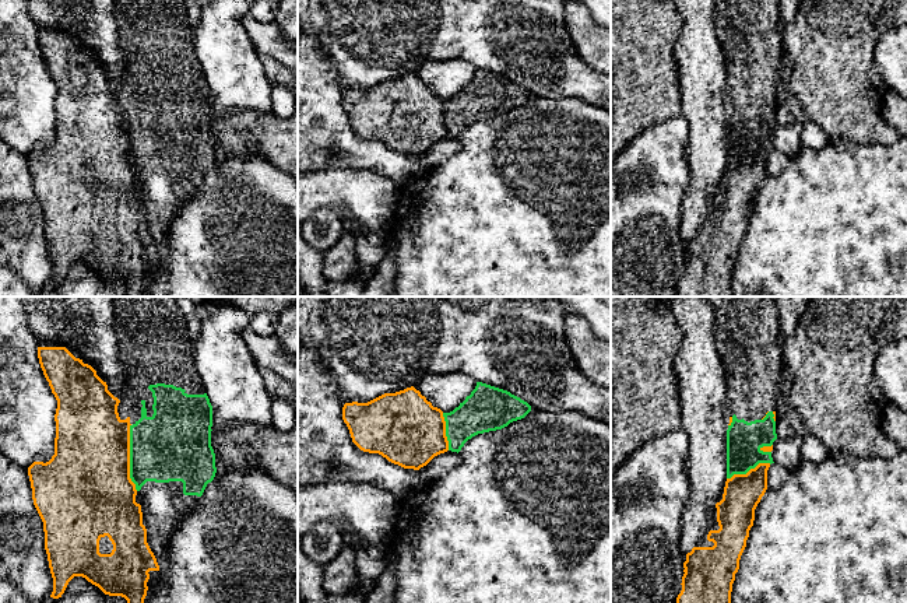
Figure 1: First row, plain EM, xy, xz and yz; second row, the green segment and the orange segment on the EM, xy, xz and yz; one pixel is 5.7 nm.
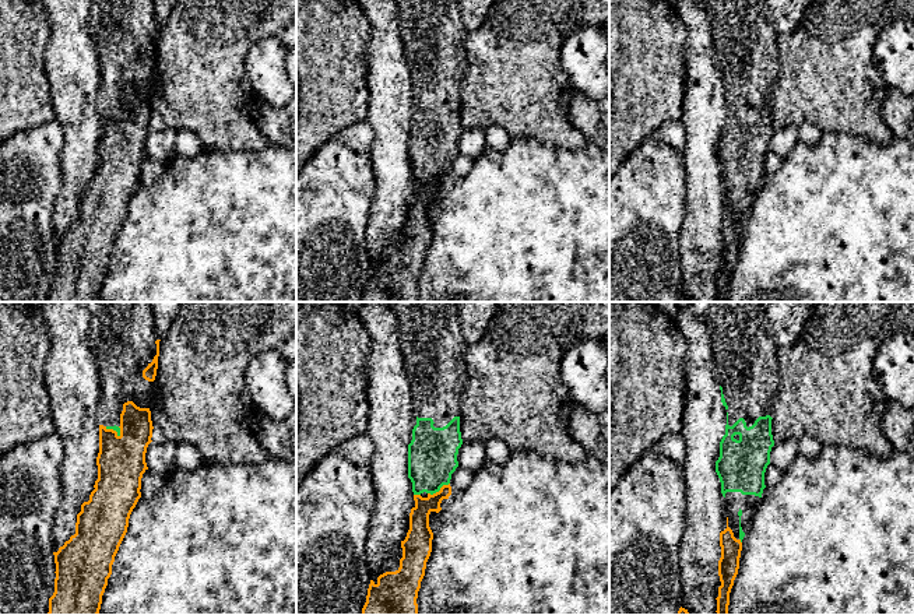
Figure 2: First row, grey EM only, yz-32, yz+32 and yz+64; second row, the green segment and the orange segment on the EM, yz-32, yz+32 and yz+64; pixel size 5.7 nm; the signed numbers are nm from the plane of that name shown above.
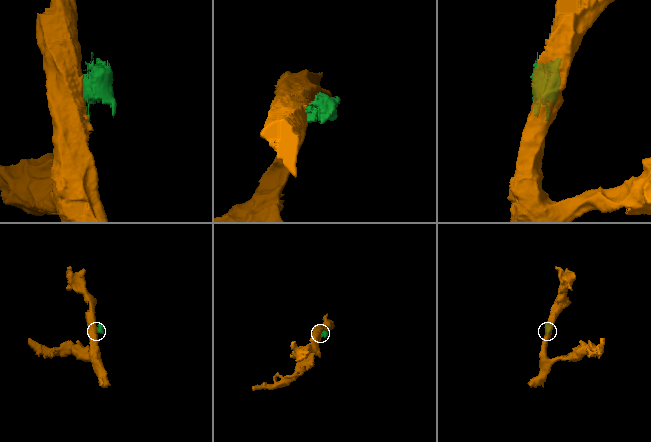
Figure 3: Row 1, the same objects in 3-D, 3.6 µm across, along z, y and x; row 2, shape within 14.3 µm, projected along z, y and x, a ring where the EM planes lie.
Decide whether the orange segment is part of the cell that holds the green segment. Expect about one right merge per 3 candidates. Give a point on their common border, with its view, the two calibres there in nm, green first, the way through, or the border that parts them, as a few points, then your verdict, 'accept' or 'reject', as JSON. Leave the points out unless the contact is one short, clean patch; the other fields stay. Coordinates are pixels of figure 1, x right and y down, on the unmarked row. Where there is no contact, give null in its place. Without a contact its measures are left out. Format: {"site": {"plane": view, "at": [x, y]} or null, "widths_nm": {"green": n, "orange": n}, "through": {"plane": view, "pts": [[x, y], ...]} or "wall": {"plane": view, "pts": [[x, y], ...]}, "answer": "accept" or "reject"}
{"site": {"plane": "xy", "at": [130, 144]}, "widths_nm": {"green": 400, "orange": 460}, "answer": "reject"}

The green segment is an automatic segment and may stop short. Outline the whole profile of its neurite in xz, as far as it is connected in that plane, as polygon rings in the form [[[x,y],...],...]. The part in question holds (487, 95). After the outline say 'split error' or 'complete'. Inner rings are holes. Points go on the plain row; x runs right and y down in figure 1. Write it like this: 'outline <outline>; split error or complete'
outline [[[477,69],[458,94],[443,99],[449,137],[458,140],[472,123],[502,116],[530,98],[531,92],[510,78]]]; complete

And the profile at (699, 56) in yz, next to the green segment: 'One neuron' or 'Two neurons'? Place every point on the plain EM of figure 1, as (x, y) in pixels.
Two neurons

